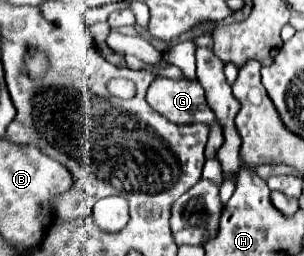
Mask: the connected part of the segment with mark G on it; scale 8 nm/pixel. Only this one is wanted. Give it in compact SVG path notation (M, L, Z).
M158 77L150 89L148 89L148 95L146 95L146 101L150 103L150 107L154 111L158 111L162 117L166 117L168 121L172 123L178 123L178 125L186 125L186 123L208 123L210 125L210 135L205 147L206 159L213 158L218 149L222 147L224 143L224 135L216 123L216 115L214 111L208 107L206 103L206 95L204 95L204 89L198 81L174 81L174 79L168 79L168 77Z

